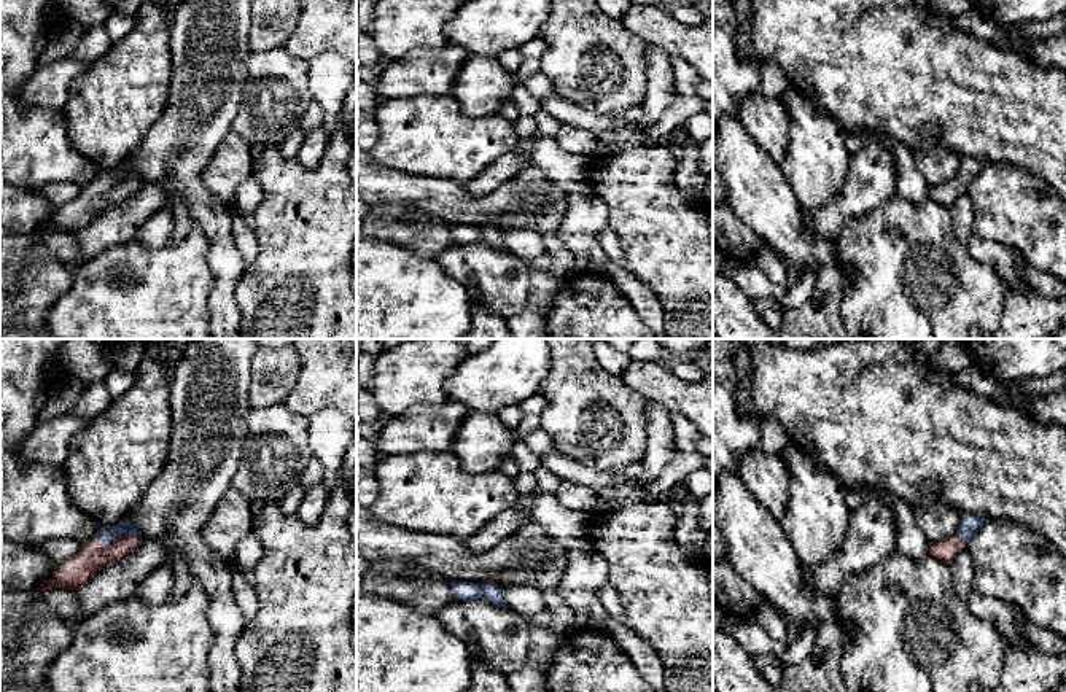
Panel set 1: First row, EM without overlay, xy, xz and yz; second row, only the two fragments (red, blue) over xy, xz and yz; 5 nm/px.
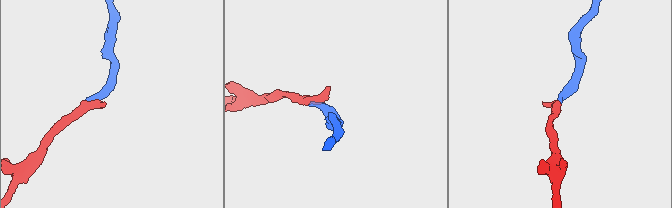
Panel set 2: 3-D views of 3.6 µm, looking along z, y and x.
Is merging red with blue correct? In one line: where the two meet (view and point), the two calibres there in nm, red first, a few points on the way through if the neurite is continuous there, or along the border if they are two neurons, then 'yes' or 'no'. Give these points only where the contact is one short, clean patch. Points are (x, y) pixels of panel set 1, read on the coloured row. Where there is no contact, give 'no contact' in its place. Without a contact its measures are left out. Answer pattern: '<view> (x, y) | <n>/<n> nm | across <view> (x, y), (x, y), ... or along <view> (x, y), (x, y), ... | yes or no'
xy (118, 538) | 150/100 nm | across xy (80, 568), (97, 551), (118, 538), (107, 533) | yes

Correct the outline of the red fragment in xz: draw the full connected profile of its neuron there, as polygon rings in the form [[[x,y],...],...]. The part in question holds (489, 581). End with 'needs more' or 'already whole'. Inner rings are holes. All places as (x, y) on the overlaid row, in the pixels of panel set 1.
[[[495,579],[479,582],[455,581],[452,584],[452,597],[461,601],[484,598],[498,608],[508,609],[503,600],[503,590]]] | needs more

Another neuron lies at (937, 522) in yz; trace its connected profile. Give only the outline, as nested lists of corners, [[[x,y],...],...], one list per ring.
[[[943,504],[913,509],[918,528],[931,544],[943,541],[958,531],[961,512]]]

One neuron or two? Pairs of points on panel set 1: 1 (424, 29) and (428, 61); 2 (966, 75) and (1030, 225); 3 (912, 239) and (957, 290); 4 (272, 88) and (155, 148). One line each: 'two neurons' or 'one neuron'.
1: two neurons
2: two neurons
3: one neuron
4: two neurons

